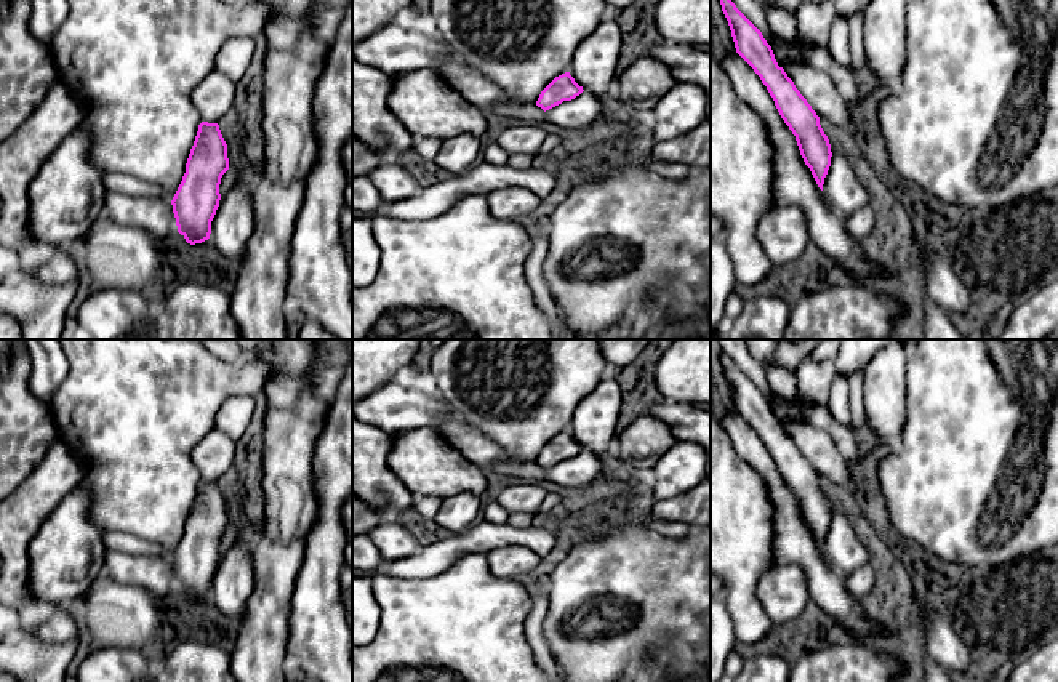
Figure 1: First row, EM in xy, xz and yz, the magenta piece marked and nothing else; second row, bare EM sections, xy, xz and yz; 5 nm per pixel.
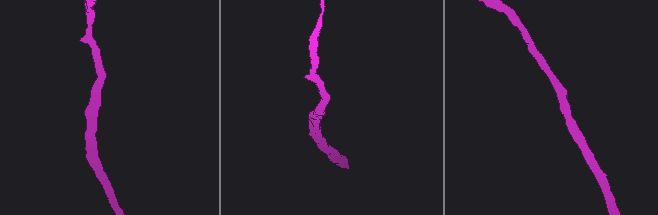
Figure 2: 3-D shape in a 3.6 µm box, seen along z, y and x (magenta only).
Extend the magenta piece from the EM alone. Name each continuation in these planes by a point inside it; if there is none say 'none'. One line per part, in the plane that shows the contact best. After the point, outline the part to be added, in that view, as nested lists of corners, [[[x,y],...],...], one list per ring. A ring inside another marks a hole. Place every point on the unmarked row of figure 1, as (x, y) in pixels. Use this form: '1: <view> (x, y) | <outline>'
none

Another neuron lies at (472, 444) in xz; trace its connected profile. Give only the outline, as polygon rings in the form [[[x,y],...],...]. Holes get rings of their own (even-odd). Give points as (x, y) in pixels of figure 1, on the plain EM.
[[[442,411],[434,427],[448,440],[450,445],[458,448],[483,471],[511,475],[517,482],[544,485],[544,469],[541,466],[507,458],[503,450],[482,432],[469,429],[461,421],[447,416],[445,411]]]

